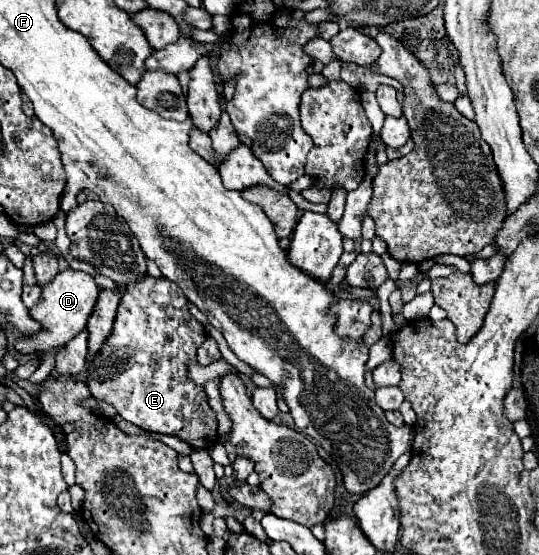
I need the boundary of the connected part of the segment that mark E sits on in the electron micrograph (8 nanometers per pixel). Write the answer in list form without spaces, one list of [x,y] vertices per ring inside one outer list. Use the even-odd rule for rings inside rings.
[[[145,277],[129,283],[121,297],[113,331],[97,357],[87,363],[87,387],[91,395],[117,409],[117,413],[143,431],[175,435],[193,449],[211,449],[217,443],[217,415],[207,403],[207,393],[187,375],[189,361],[195,361],[197,347],[205,341],[205,327],[189,313],[187,297],[165,277]]]

